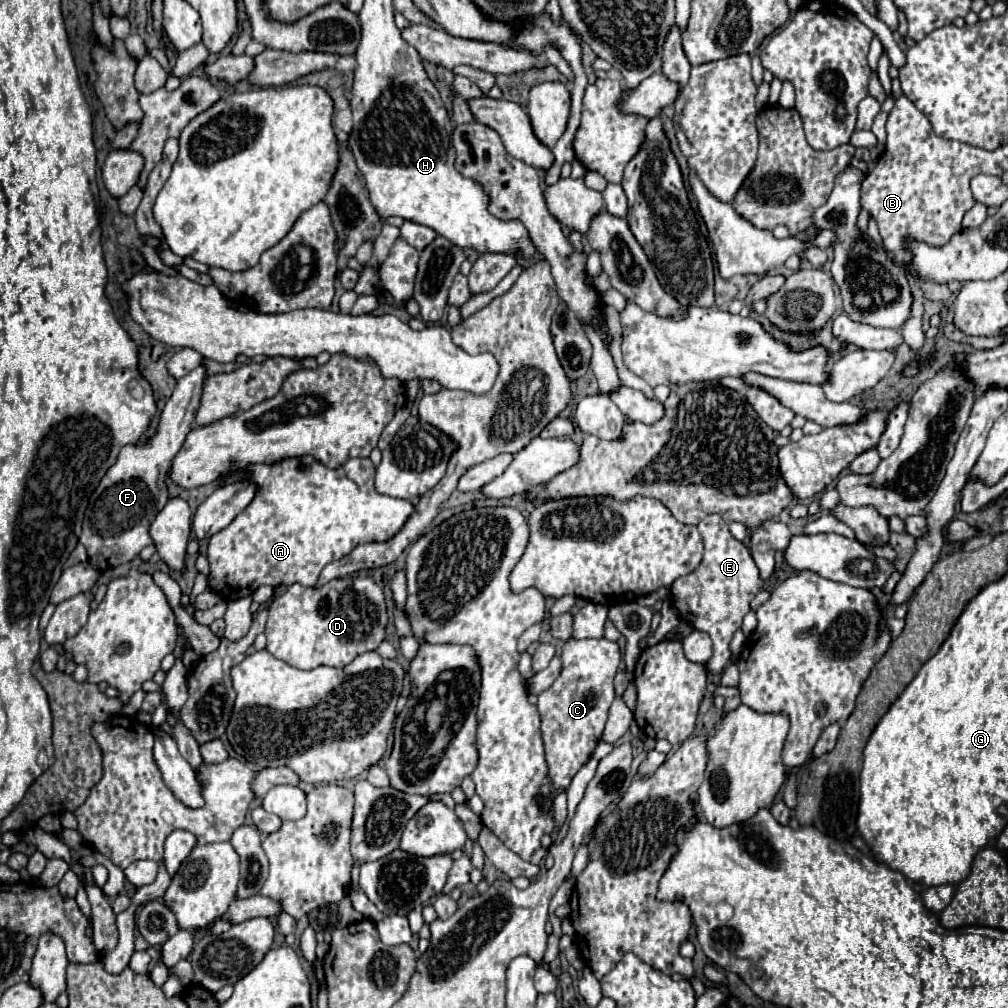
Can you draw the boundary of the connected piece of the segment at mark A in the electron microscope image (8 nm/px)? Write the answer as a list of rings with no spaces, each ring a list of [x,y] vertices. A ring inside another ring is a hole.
[[[313,456],[285,458],[275,464],[247,464],[243,470],[231,468],[221,476],[223,484],[251,482],[257,486],[257,492],[253,502],[249,502],[247,508],[225,530],[217,532],[209,540],[209,588],[223,600],[231,602],[251,596],[263,584],[273,588],[291,586],[295,582],[301,586],[315,586],[319,572],[327,564],[347,556],[355,546],[365,542],[385,542],[387,538],[393,538],[407,520],[407,514],[411,514],[413,504],[401,498],[379,494],[373,486],[373,476],[375,466],[369,458],[351,458],[337,470],[323,466]]]

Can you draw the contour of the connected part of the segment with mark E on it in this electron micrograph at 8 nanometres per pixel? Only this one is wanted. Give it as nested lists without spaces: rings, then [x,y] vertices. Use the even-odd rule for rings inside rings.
[[[711,514],[699,522],[699,532],[705,544],[705,554],[699,568],[687,576],[677,578],[671,584],[671,602],[679,612],[679,618],[701,632],[707,632],[713,642],[713,656],[705,664],[705,672],[721,674],[731,658],[729,642],[735,630],[741,628],[743,616],[751,610],[749,602],[763,588],[763,580],[759,578],[759,570],[745,548],[743,542],[735,540],[729,532],[727,522],[719,518],[719,514]]]

